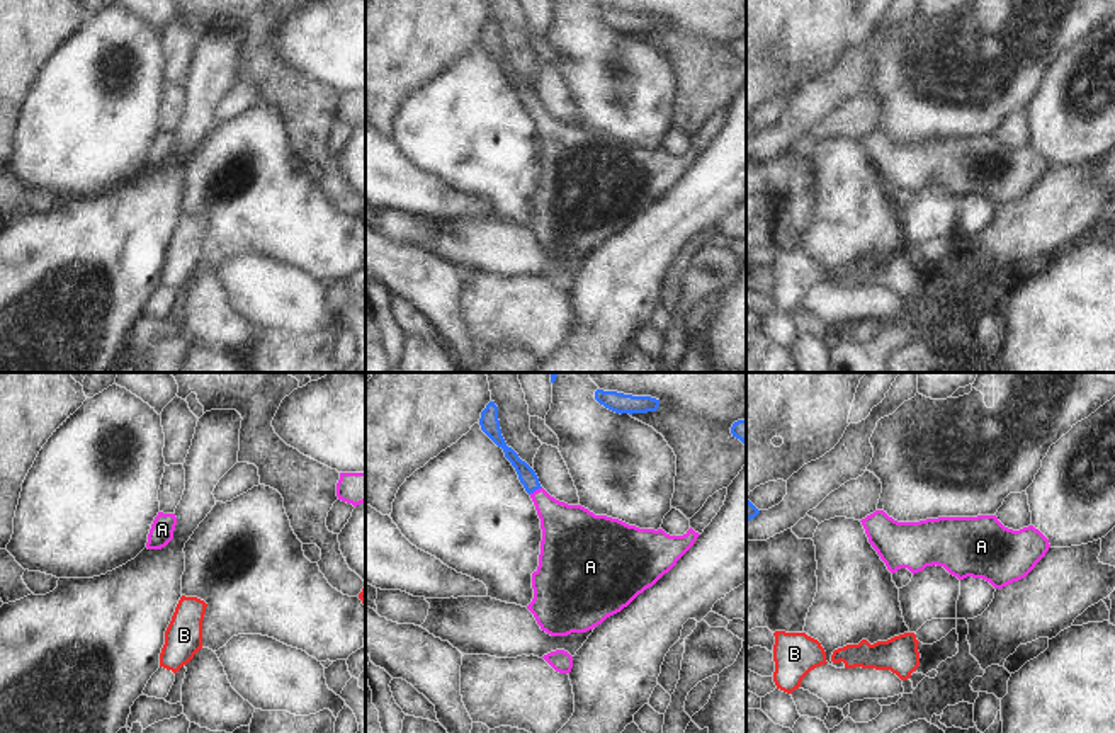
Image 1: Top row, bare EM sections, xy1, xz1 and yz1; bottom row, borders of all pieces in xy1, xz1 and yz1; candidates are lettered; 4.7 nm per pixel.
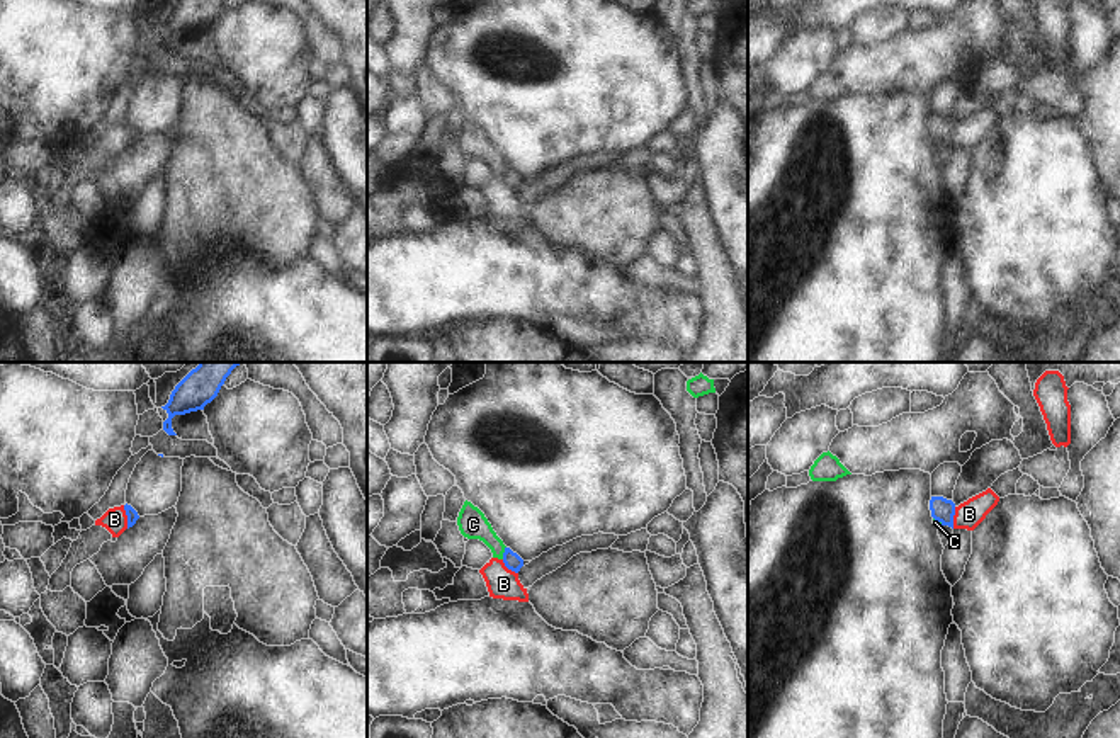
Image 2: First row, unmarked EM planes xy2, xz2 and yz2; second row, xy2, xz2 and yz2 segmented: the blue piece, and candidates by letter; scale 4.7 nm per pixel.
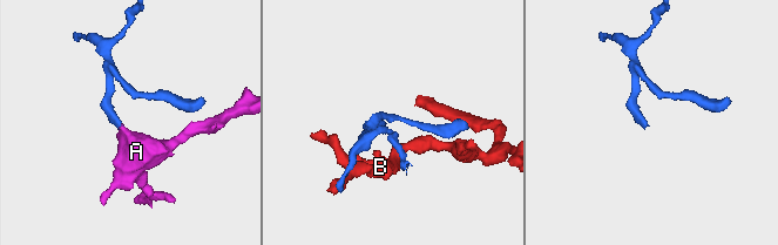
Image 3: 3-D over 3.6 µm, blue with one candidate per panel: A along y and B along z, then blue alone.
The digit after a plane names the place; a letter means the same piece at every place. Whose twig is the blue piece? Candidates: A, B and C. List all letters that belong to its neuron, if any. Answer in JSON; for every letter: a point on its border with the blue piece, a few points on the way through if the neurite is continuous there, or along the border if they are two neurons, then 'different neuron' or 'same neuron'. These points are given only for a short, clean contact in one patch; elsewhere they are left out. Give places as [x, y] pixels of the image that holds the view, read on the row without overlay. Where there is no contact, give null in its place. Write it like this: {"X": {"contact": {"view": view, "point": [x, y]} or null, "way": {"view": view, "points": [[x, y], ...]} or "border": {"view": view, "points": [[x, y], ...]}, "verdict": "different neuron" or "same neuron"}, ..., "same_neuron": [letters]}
{"A": {"contact": {"view": "xz1", "point": [534, 109]}, "way": {"view": "xz1", "points": [[527, 96], [534, 109], [568, 150]]}, "verdict": "same neuron"}, "B": {"contact": {"view": "xy2", "point": [128, 136]}, "border": {"view": "xy2", "points": [[123, 124], [128, 135], [128, 147]]}, "verdict": "different neuron"}, "C": {"contact": {"view": "xz2", "point": [503, 172]}, "border": {"view": "xz2", "points": [[505, 165], [502, 177]]}, "verdict": "different neuron"}, "same_neuron": ["A"]}

